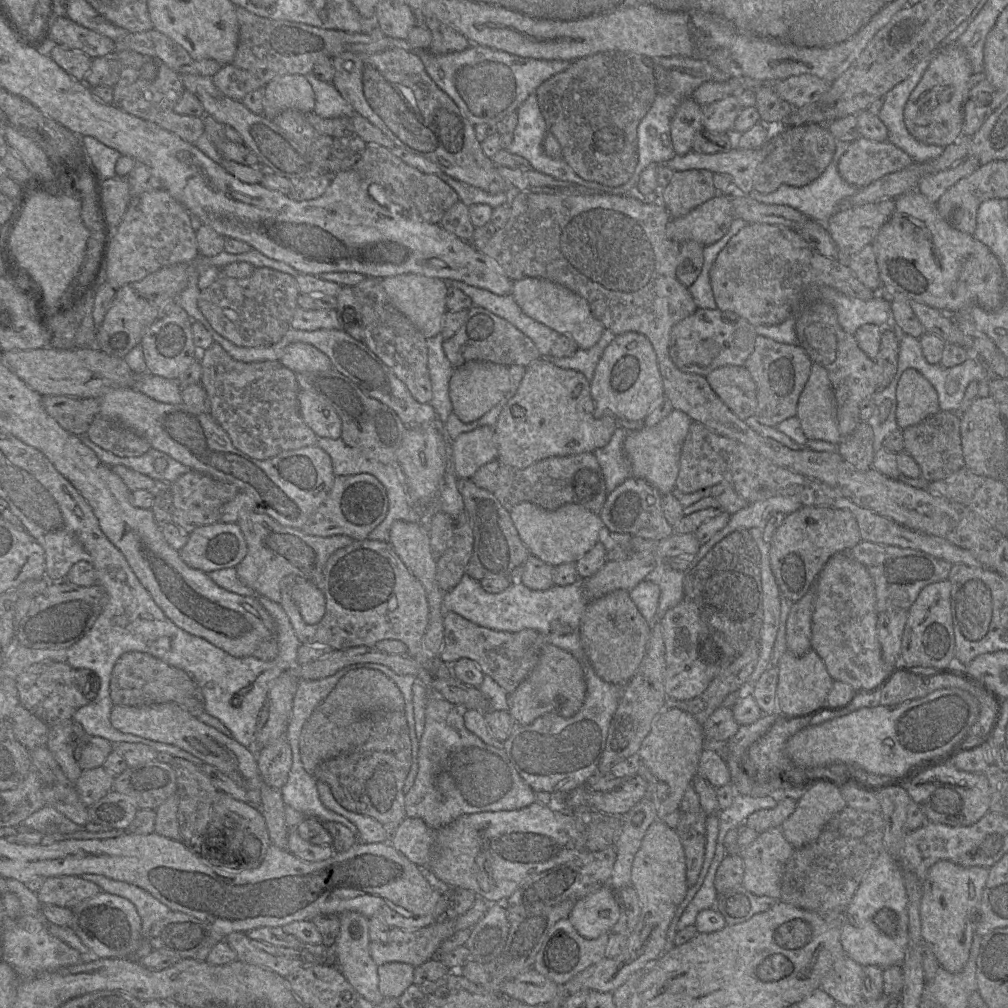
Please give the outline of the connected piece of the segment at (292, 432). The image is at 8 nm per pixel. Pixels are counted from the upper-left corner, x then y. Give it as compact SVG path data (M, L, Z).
M216 342L199 351L202 372L199 383L208 399L208 412L227 432L235 448L257 460L315 445L317 435L301 417L296 374L277 361L246 363L235 360Z

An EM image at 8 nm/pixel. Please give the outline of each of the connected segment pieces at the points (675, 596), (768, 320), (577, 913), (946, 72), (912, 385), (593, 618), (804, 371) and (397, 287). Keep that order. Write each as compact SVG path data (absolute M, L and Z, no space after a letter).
M658 559L654 569L645 580L657 584L660 588L660 597L657 610L658 621L667 610L676 606L684 598L685 572L671 568L667 560Z
M761 223L746 224L728 241L710 269L716 309L734 312L753 326L775 326L795 318L810 303L820 301L822 287L831 287L847 297L863 301L873 298L875 292L861 283L845 262L819 254L799 232L790 228Z
M604 885L577 900L568 919L580 936L595 939L611 933L620 913L615 891L610 885Z
M956 44L941 45L930 56L925 72L911 92L904 107L905 126L916 140L945 148L961 137L963 105L968 97L968 80L971 73L971 66L965 52Z
M914 369L903 371L896 388L898 428L904 430L939 411L938 395L931 383Z
M625 590L588 602L580 623L581 645L596 675L605 682L622 686L637 672L650 633L651 628Z
M757 336L754 350L744 367L757 387L758 406L754 417L760 424L776 427L786 419L796 417L799 397L809 379L813 362L798 345L788 345Z
M403 274L384 278L381 284L390 303L405 315L426 339L440 334L447 313L446 296L449 282L418 274Z

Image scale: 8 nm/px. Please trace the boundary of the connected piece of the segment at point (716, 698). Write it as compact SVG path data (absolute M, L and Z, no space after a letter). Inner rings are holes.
M759 639L758 642L750 643L743 653L734 658L700 696L688 701L669 702L669 704L690 713L702 725L716 709L722 706L729 694L744 688L757 662L758 654Z

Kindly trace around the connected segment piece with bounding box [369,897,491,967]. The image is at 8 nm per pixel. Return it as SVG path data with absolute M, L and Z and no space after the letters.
M477 897L473 906L456 918L443 917L433 924L414 931L396 927L391 928L387 941L370 942L370 955L378 966L389 962L402 962L418 967L426 961L437 957L440 945L455 932L468 928L472 929L487 912L490 905L483 898Z

